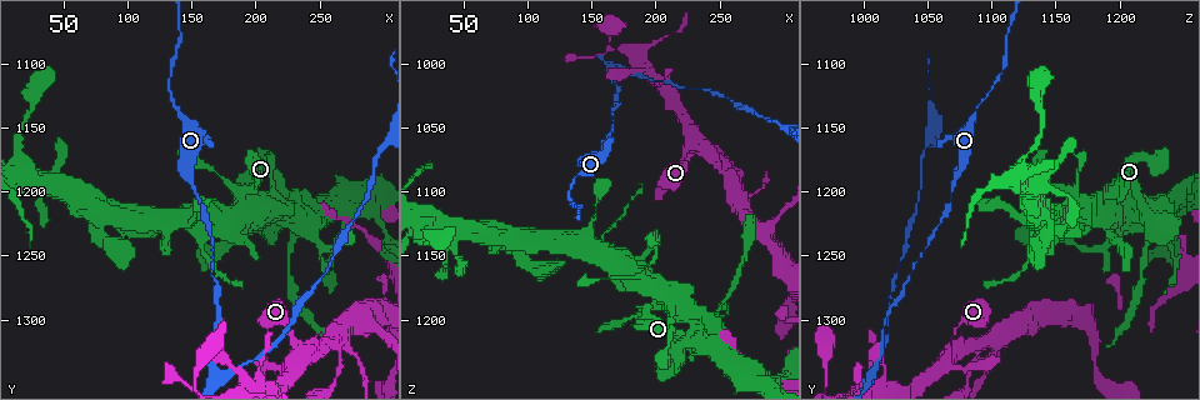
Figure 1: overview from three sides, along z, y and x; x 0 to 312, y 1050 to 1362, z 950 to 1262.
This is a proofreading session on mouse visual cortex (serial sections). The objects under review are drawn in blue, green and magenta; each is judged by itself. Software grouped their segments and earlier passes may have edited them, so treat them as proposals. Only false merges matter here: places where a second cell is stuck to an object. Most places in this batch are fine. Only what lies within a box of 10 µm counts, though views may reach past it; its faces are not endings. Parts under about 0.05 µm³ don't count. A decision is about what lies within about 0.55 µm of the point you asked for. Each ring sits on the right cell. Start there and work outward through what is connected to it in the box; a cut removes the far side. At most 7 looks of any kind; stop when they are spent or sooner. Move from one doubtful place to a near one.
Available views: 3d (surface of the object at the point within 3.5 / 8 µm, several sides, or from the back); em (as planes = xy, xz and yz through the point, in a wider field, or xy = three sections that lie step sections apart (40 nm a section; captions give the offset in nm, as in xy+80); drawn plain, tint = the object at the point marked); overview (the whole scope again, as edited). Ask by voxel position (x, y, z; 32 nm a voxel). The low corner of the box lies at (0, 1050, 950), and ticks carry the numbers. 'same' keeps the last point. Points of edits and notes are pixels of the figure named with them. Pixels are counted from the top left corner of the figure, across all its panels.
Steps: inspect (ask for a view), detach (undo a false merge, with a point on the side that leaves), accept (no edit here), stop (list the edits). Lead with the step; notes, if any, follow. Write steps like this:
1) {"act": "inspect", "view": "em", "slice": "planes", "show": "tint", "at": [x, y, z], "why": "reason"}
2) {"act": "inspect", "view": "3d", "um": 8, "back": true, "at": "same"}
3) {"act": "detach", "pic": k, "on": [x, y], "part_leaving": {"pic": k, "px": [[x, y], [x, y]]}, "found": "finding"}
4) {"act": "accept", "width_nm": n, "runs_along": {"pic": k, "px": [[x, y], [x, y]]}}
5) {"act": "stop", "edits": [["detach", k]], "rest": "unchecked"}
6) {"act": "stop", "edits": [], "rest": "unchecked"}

{"act": "inspect", "view": "3d", "um": 8, "back": true, "at": [228, 1242, 1220], "why": "calibre changes"}

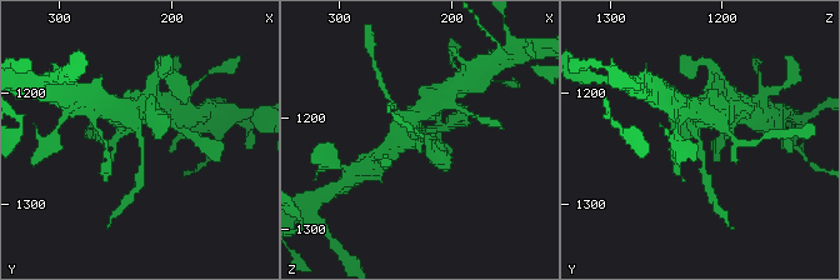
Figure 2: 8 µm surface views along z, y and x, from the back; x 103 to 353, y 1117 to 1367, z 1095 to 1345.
{"act": "inspect", "view": "3d", "um": 3.5, "at": "same", "why": "zoom in"}

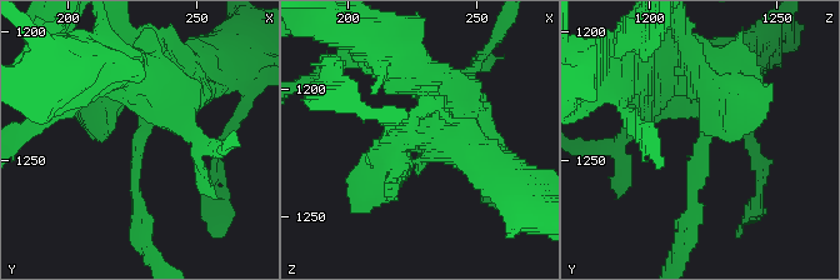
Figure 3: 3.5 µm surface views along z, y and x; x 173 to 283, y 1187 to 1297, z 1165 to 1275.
{"act": "inspect", "view": "em", "slice": "xy", "step": 1, "show": "tint", "at": [229, 1243, 1220], "arm_widths_nm": [150, 400], "why": "need the tissue"}

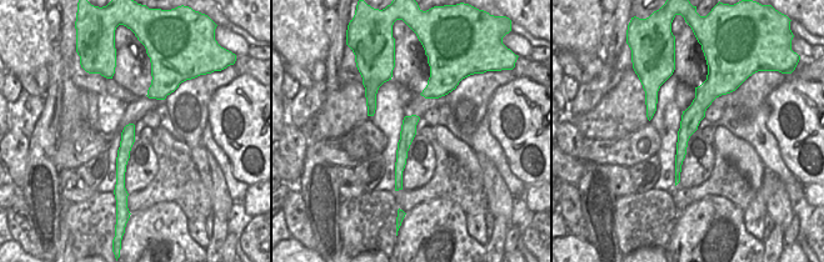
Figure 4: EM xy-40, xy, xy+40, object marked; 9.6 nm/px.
{"act": "accept", "runs_along": {"pic": 4, "px": [[712, 80], [684, 132], [678, 169]]}, "found": "one cell here"}

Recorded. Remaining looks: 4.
{"act": "inspect", "view": "3d", "um": 3.5, "at": [170, 1344, 1006], "why": "sharp bend"}

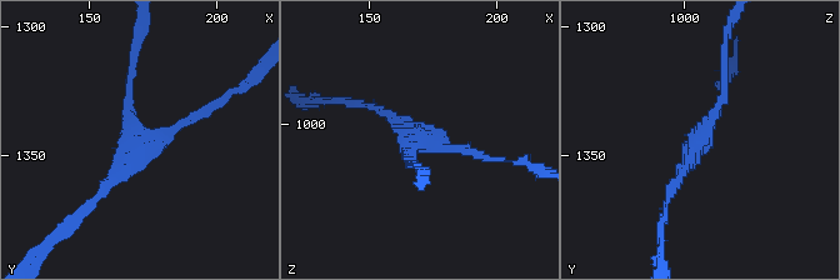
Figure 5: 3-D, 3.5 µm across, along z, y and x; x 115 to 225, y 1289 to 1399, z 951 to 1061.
{"act": "accept", "arm_widths_nm": [150, 150, 150], "found": "all the same cell"}

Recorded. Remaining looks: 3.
{"act": "inspect", "view": "3d", "um": 3.5, "at": [264, 1318, 1092], "why": "abrupt turn"}

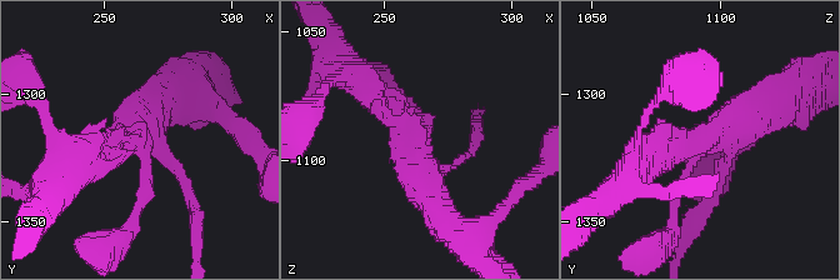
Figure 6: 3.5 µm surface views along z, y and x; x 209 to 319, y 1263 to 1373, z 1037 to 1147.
{"act": "inspect", "view": "em", "slice": "xy", "step": 3, "show": "tint", "at": [261, 1318, 1092], "arms": 4, "arm_widths_nm": [150, 150, 400, 450]}

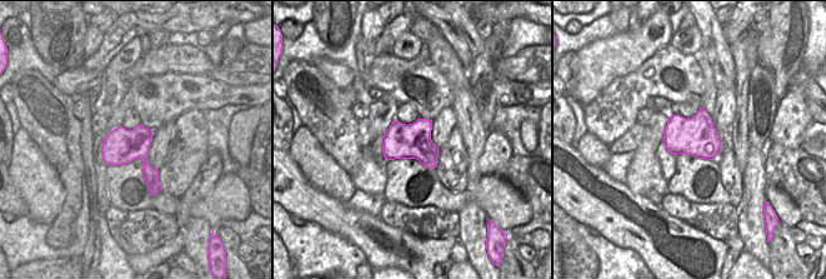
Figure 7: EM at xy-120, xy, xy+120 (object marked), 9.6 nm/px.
{"act": "accept", "width_nm": 340, "runs_along": {"pic": 6, "px": [[356, 79], [414, 139], [436, 206]]}, "found": "one cell here"}

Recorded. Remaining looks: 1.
{"act": "stop", "edits": [], "rest": "unchecked"}

